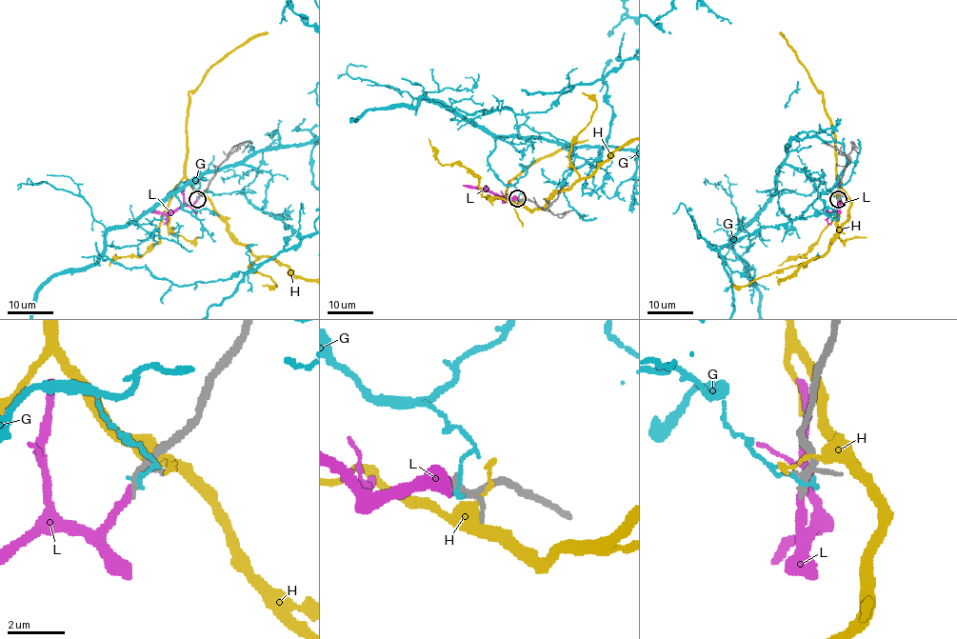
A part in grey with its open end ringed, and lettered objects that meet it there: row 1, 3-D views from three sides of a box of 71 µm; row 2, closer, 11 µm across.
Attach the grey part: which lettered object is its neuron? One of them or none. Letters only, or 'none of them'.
L

